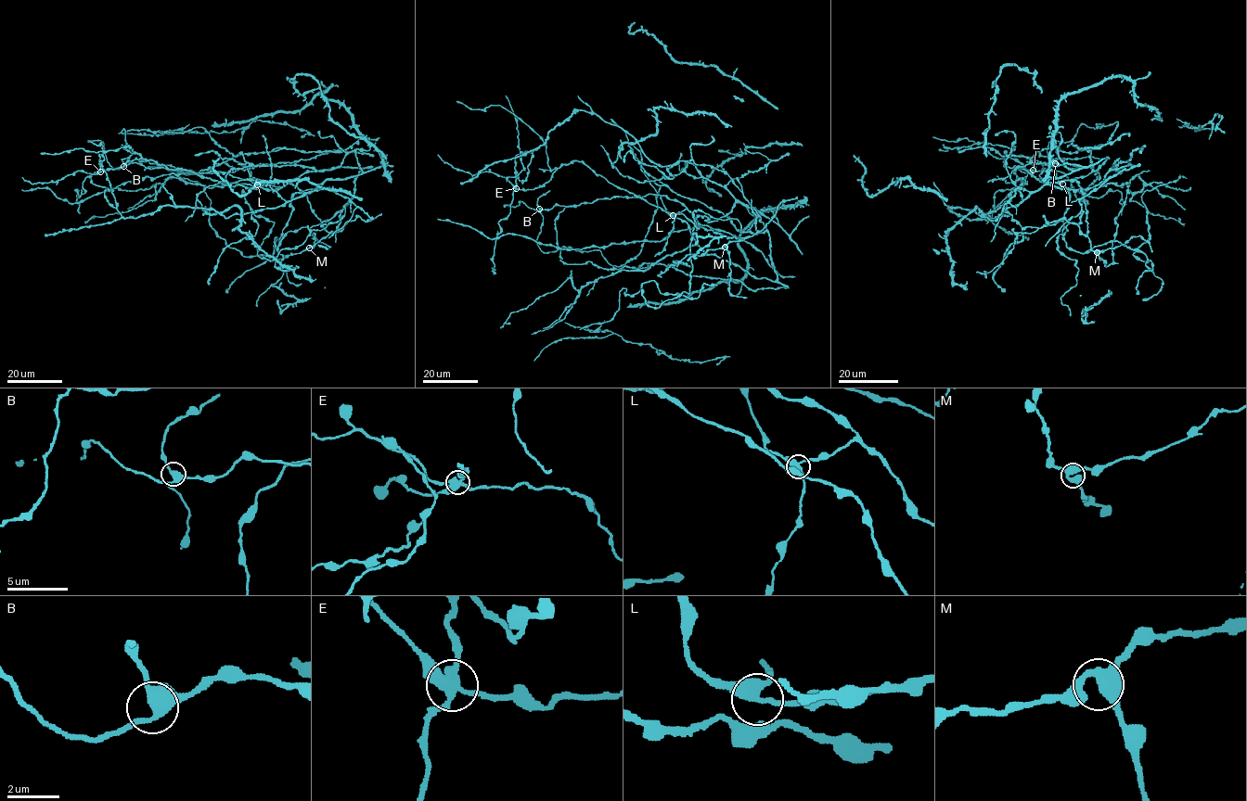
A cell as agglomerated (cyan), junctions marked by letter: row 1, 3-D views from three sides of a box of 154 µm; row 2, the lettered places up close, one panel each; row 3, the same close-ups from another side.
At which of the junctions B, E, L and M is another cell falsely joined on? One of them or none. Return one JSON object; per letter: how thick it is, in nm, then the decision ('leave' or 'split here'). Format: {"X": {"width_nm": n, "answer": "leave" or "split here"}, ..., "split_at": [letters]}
{"B": {"width_nm": 400, "answer": "leave"}, "E": {"width_nm": 400, "answer": "split here"}, "L": {"width_nm": 360, "answer": "leave"}, "M": {"width_nm": 400, "answer": "leave"}, "split_at": ["E"]}

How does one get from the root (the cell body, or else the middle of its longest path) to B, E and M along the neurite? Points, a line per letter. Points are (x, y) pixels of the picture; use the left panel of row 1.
B: (147, 215), (121, 214), (101, 166), (115, 169), (141, 158), (224, 183), (270, 184), (221, 171), (123, 166)
E: (147, 215), (123, 218), (117, 209), (113, 191), (101, 166), (100, 171)
M: (147, 215), (121, 214), (101, 166), (141, 158), (248, 187), (286, 181), (329, 233), (309, 247)

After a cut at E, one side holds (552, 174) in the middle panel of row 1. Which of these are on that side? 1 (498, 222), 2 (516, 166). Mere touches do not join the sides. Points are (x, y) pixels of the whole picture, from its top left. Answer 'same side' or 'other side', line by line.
1: other side
2: other side

